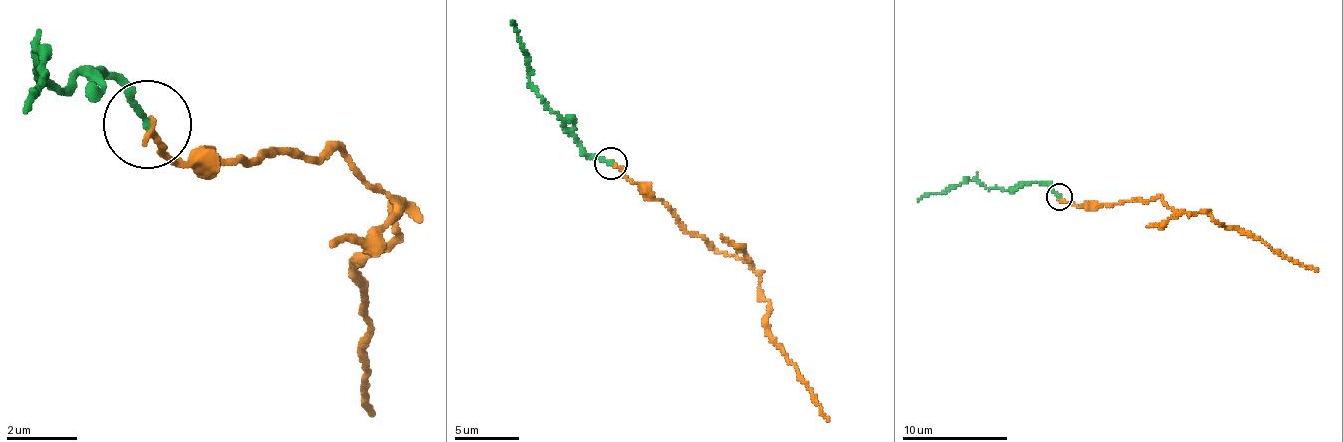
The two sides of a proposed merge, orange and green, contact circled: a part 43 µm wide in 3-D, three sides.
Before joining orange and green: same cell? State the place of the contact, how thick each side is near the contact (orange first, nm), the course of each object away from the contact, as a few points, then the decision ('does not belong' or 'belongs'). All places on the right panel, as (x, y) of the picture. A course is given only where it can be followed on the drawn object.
at (1059, 196); 200 nm thick on the orange side, 170 nm on the other; orange runs (1060, 197), (1081, 207), (1159, 197), (1174, 210), (1206, 213), (1215, 220), (1237, 226), (1318, 271); green runs (1060, 197), (1043, 182), (1020, 182), (1002, 190), (973, 180), (949, 185), (918, 201); belongs

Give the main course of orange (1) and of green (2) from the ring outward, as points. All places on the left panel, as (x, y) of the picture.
1: (148, 126), (177, 164), (344, 148), (410, 206), (399, 235), (348, 256), (369, 416)
2: (148, 126), (105, 71), (80, 68), (57, 92), (31, 53), (46, 67), (23, 116)

